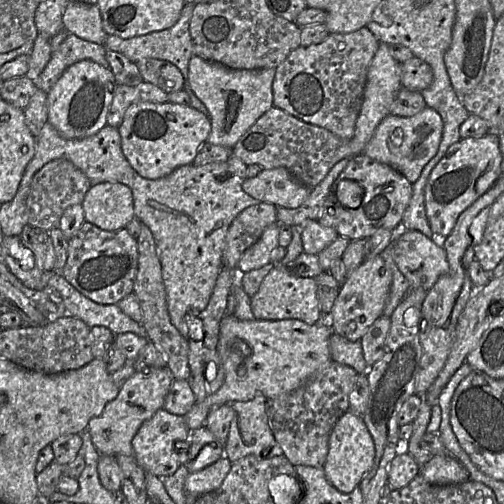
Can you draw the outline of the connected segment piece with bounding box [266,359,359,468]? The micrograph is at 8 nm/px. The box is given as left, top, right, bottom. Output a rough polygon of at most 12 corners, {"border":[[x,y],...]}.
{"border":[[331,359],[267,399],[283,455],[323,467],[356,370]]}

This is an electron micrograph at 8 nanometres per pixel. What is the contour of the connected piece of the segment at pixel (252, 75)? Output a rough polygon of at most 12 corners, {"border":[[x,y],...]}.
{"border":[[193,55],[190,87],[208,142],[233,149],[273,107],[275,69]]}

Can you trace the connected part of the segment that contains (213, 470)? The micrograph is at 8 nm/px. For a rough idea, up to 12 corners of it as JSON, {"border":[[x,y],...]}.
{"border":[[225,456],[190,472],[185,490],[201,497],[218,489],[232,462]]}

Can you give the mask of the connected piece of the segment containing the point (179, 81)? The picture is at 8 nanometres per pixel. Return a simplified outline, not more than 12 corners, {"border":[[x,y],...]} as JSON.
{"border":[[152,58],[135,63],[144,82],[167,94],[183,89],[172,63]]}

